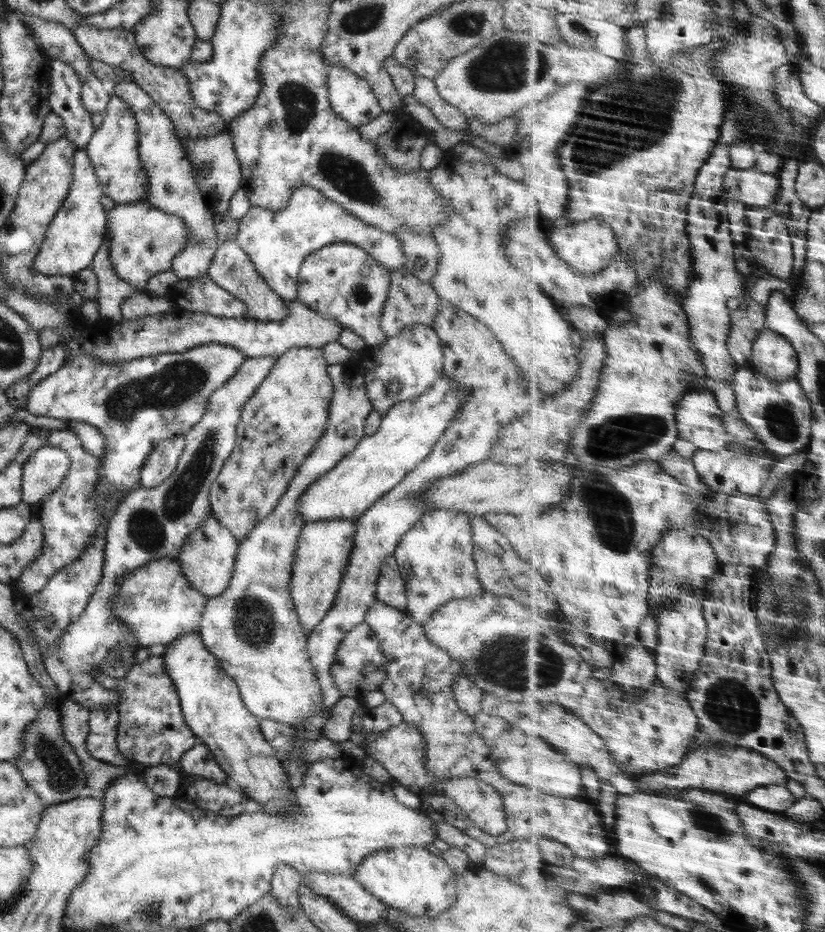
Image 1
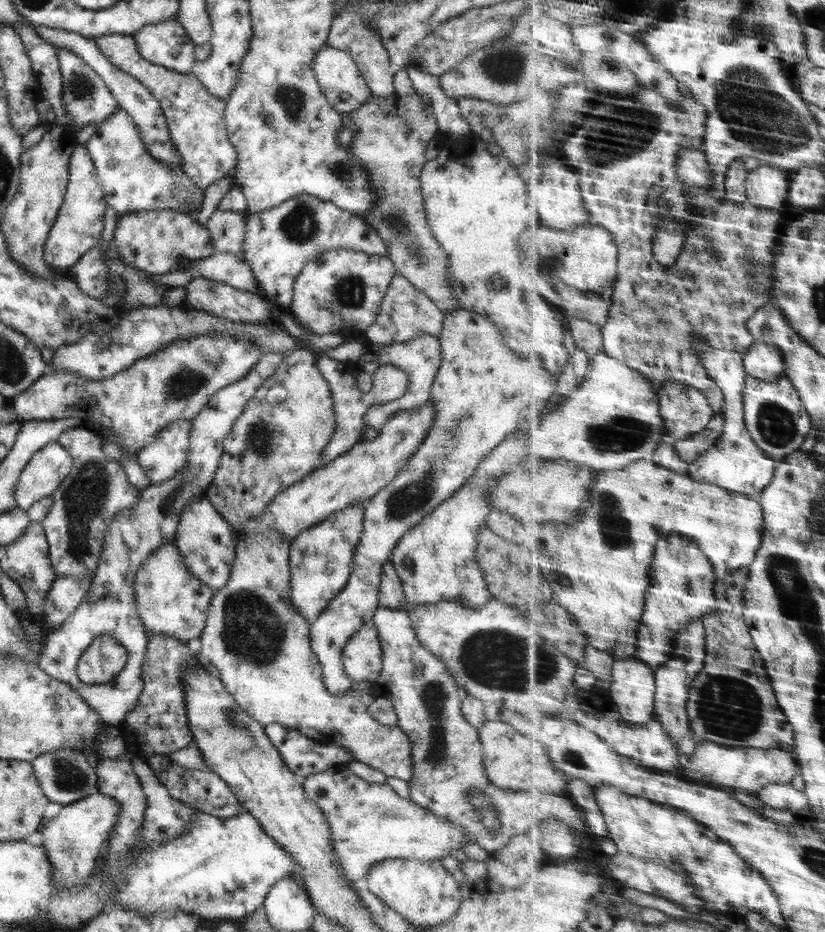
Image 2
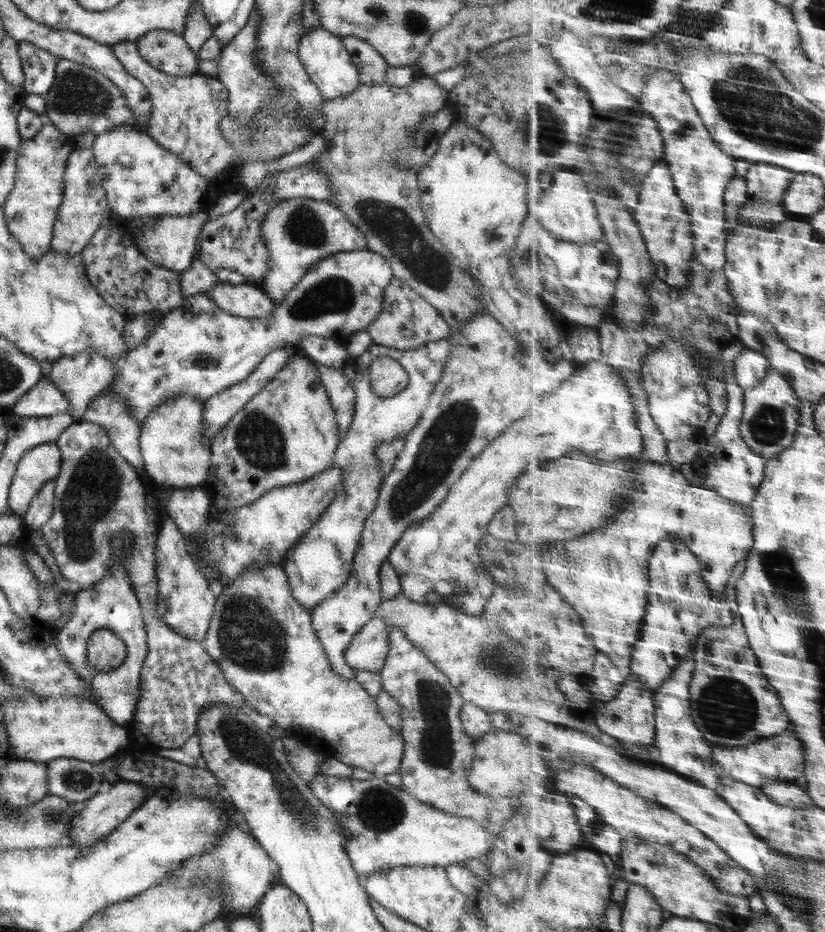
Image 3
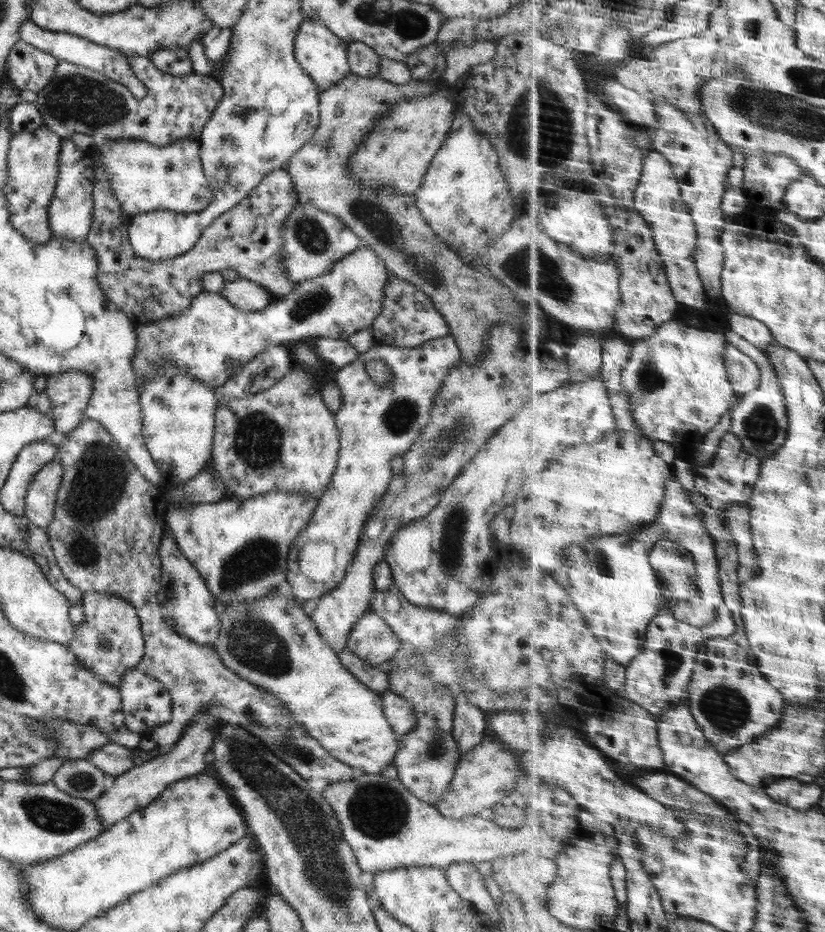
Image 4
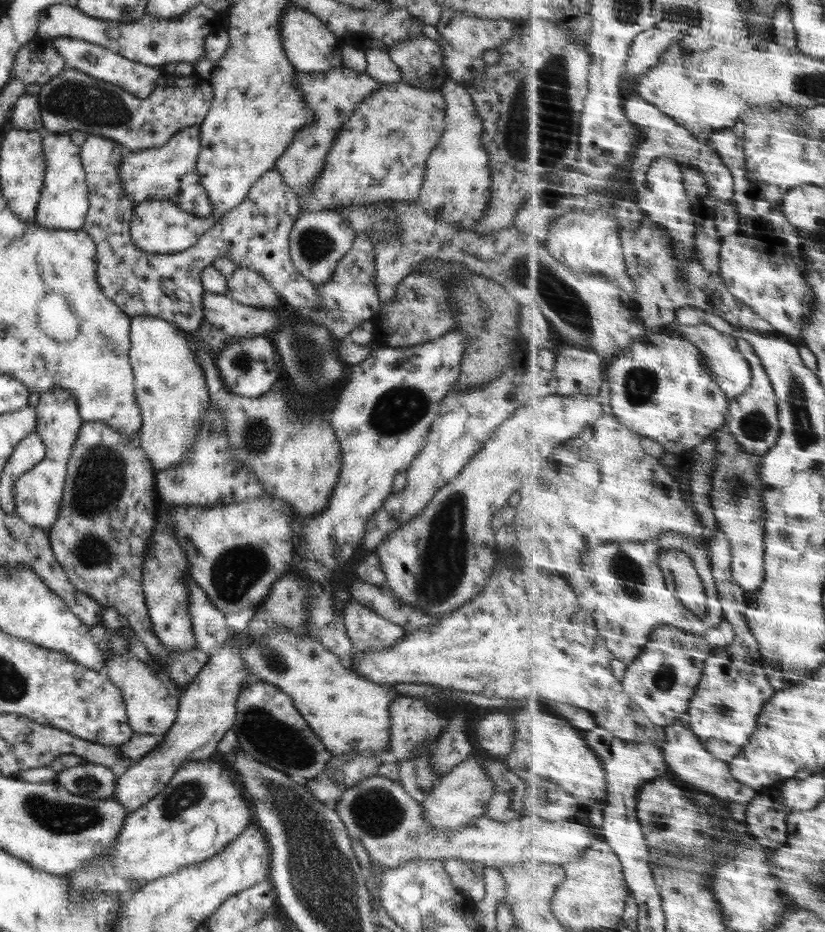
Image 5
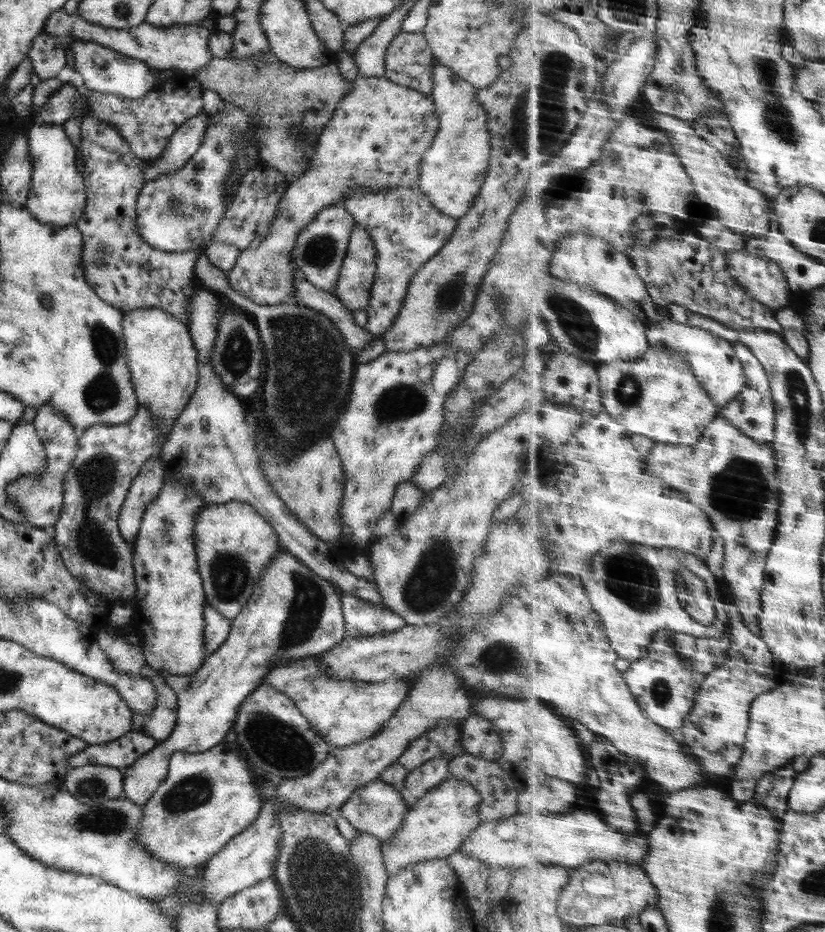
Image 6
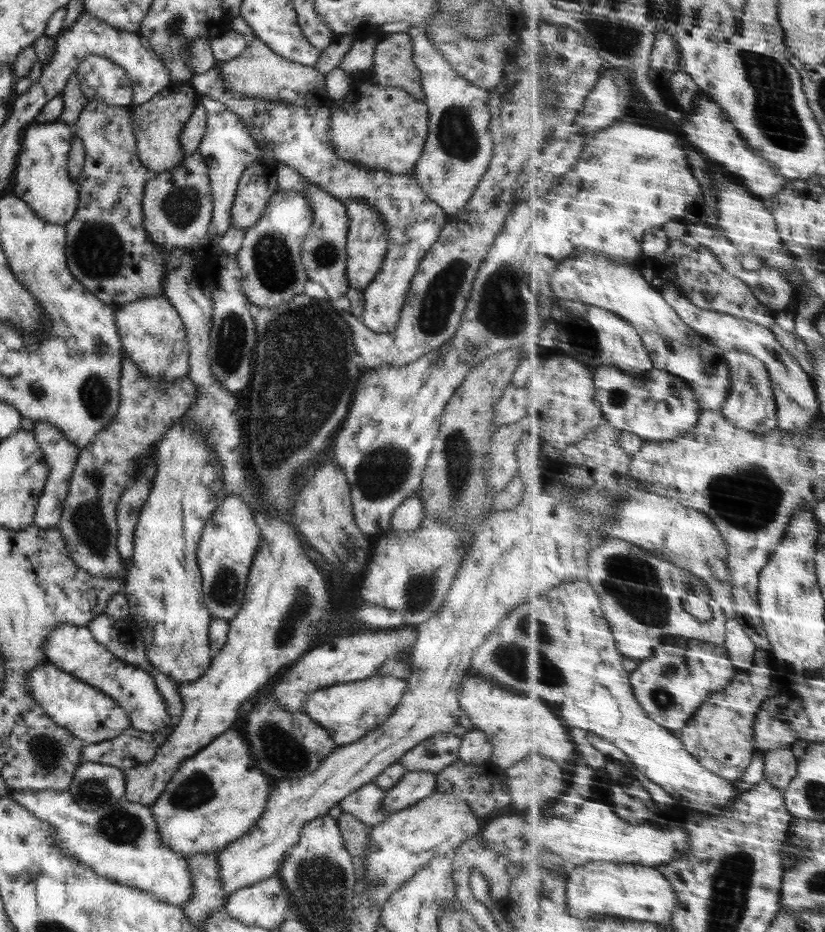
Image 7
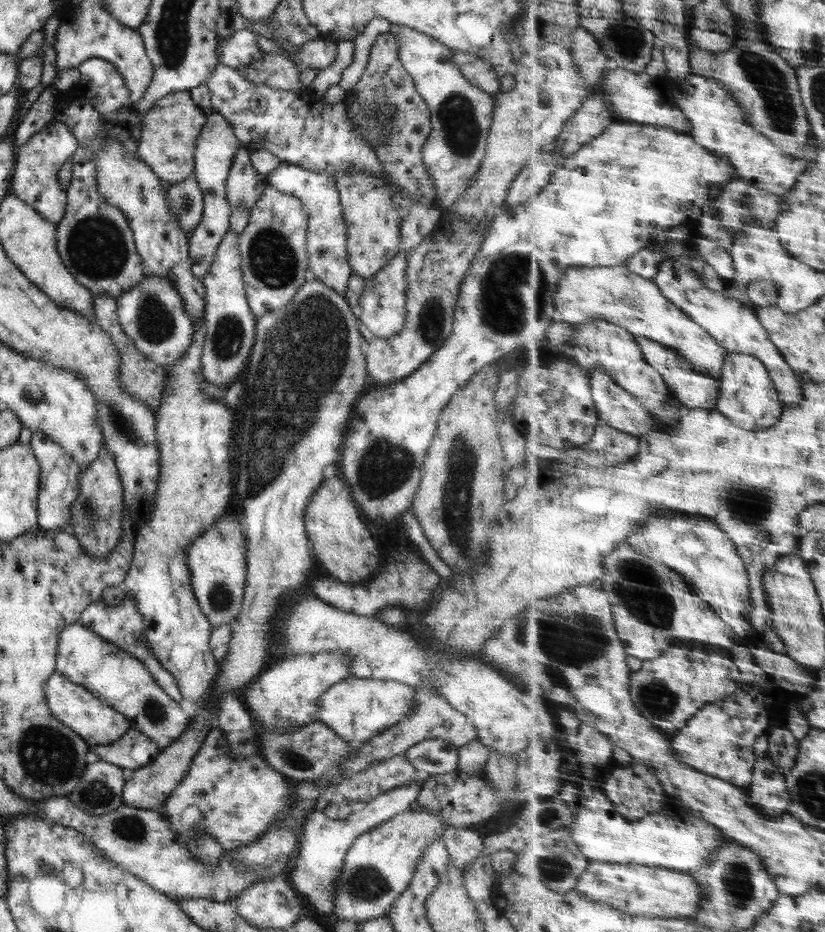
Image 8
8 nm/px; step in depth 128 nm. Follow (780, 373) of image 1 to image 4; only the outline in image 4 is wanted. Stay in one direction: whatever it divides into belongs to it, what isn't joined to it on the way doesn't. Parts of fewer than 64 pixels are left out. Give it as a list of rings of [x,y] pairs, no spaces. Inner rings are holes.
[[[727,343],[724,358],[736,394],[742,397],[760,387],[761,368],[740,347]]]

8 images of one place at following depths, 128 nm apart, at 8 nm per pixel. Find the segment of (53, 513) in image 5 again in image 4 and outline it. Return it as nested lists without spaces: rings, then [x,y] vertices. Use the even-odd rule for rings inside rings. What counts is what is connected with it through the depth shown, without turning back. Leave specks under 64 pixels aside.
[[[67,371],[63,373],[57,373],[46,378],[46,385],[44,387],[44,393],[46,398],[51,403],[48,416],[53,421],[55,433],[53,437],[58,435],[67,435],[71,433],[84,417],[84,408],[90,399],[92,391],[92,380],[89,373],[83,371]],[[53,458],[33,475],[26,488],[22,514],[40,529],[44,529],[52,519],[62,474],[61,464]]]

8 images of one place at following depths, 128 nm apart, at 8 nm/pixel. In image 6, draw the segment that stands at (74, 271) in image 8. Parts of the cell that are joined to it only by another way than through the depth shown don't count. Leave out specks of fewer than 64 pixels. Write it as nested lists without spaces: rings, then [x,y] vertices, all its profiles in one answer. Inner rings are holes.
[[[85,115],[80,123],[80,151],[82,154],[82,183],[85,191],[85,206],[74,227],[82,236],[81,270],[87,286],[95,295],[121,312],[137,308],[159,308],[177,320],[181,326],[189,328],[189,298],[193,296],[195,284],[195,259],[203,252],[203,247],[185,252],[165,252],[149,246],[135,229],[136,198],[144,184],[142,161],[130,151],[120,132],[110,124],[101,122],[91,115]]]

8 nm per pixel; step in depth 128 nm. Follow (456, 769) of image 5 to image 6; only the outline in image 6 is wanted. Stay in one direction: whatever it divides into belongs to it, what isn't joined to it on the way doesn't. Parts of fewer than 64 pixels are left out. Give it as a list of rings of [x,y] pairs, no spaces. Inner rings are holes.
[[[453,778],[444,779],[437,787],[427,791],[421,799],[416,799],[409,805],[400,827],[392,834],[389,846],[380,848],[386,875],[393,876],[408,864],[431,859],[446,860],[449,855],[455,853],[467,839],[469,832],[480,822],[477,804],[477,791],[467,782]]]

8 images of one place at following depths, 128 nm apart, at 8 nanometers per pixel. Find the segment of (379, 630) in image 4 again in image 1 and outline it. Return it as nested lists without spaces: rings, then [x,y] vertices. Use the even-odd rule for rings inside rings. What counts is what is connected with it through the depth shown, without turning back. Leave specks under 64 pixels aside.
[[[361,622],[346,632],[343,640],[338,644],[330,673],[342,697],[352,696],[361,699],[365,692],[379,690],[381,681],[385,678],[384,664],[385,657],[380,651],[374,632],[367,624]]]

